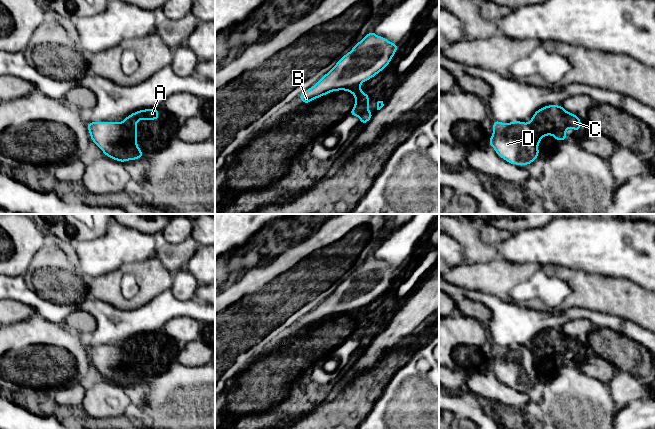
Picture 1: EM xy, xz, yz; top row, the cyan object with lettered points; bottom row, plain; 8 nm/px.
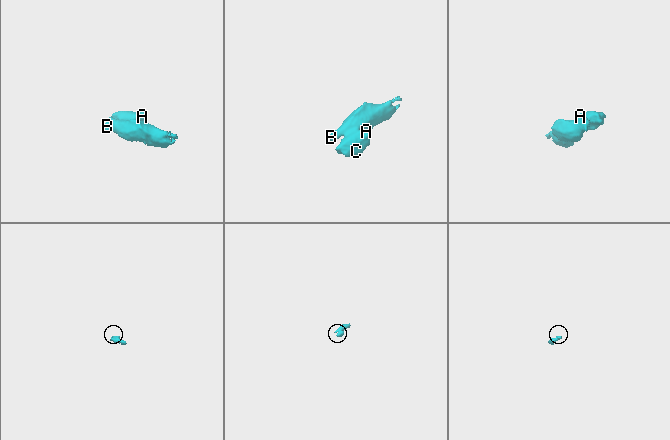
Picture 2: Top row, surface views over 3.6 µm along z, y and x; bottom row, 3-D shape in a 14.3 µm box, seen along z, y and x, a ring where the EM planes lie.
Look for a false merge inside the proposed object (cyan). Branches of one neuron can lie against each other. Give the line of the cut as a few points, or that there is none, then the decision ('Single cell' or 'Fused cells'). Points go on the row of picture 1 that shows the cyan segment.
Split along xy (121, 122), (137, 146). Fused cells

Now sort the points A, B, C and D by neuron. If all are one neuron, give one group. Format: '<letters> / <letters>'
A C / B D

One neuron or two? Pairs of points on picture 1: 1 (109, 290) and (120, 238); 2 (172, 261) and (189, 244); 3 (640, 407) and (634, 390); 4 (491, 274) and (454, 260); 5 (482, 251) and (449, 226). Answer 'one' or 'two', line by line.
1: two
2: one
3: two
4: two
5: one

